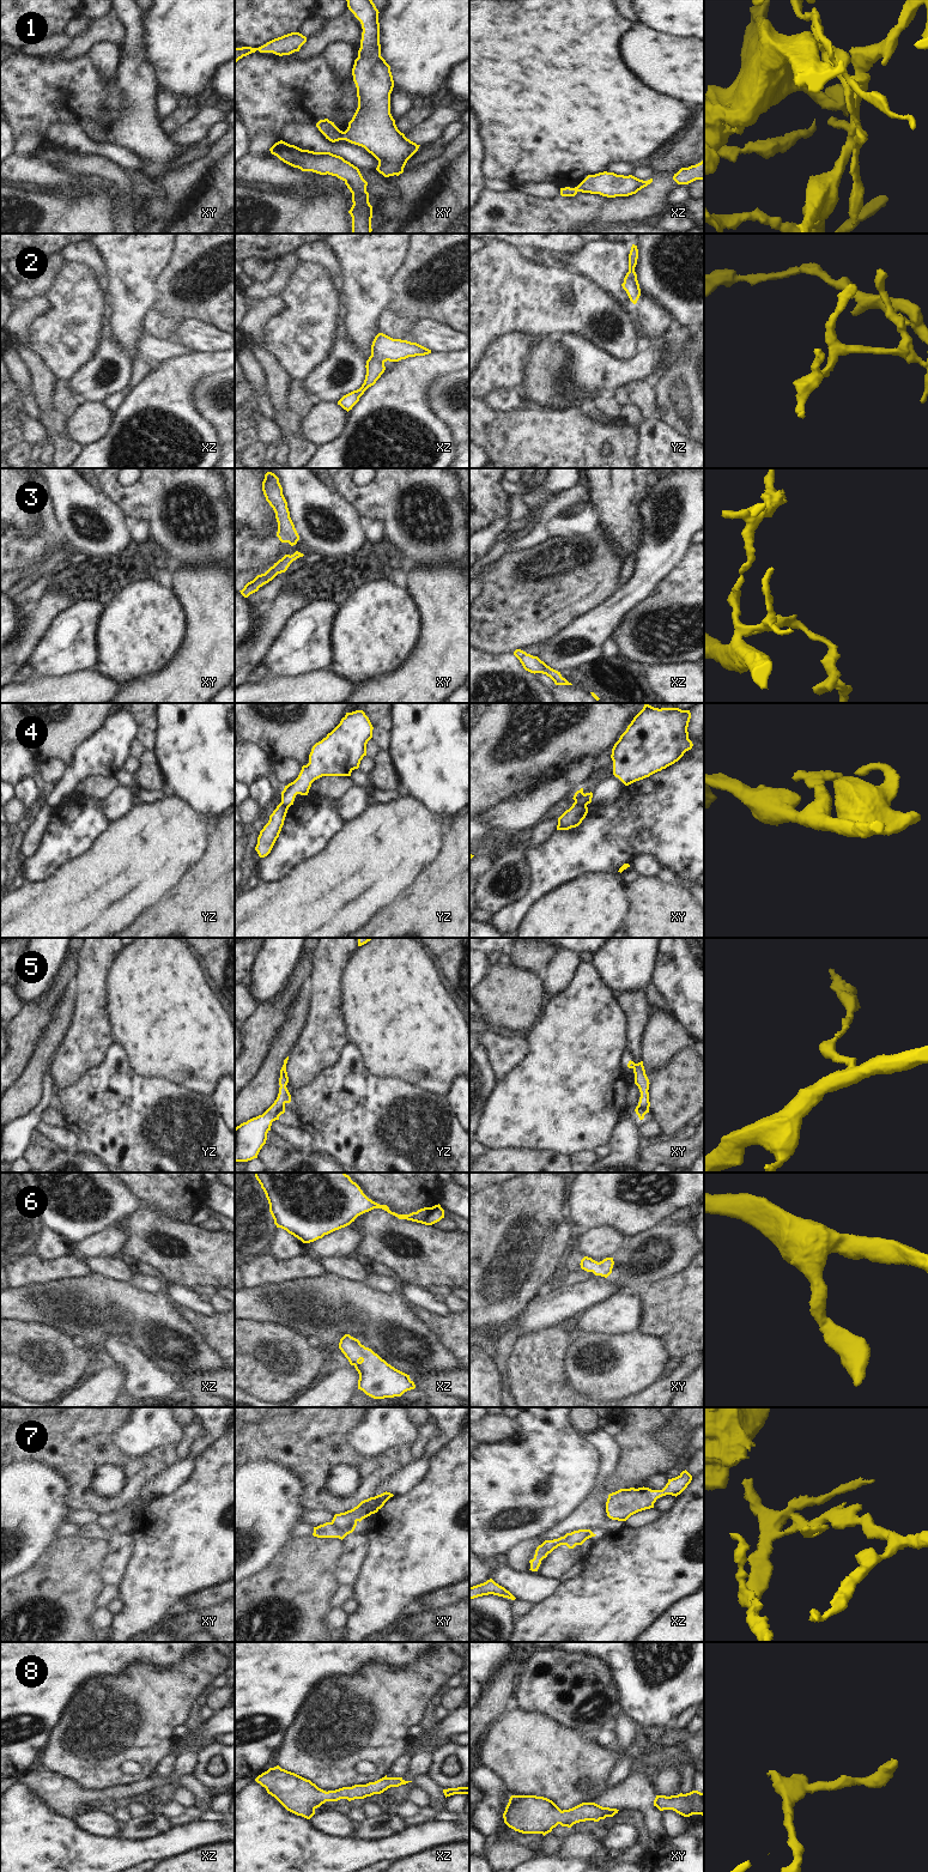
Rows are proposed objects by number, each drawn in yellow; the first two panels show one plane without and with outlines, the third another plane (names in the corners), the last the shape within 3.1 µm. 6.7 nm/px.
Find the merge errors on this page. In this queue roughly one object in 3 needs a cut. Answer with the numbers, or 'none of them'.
4, 7

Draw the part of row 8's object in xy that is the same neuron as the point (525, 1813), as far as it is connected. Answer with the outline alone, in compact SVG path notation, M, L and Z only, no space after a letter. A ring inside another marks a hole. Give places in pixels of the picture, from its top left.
M511 1795L503 1818L504 1823L515 1831L545 1836L558 1824L571 1828L580 1822L599 1822L613 1817L618 1811L595 1803L582 1803L562 1811L552 1800L544 1797Z

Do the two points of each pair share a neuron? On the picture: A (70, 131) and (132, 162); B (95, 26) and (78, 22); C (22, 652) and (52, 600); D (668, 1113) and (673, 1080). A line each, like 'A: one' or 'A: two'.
A: one
B: two
C: one
D: one

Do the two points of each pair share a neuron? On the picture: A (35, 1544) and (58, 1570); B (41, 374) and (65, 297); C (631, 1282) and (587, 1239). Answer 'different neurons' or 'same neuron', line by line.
A: different neurons
B: different neurons
C: different neurons

